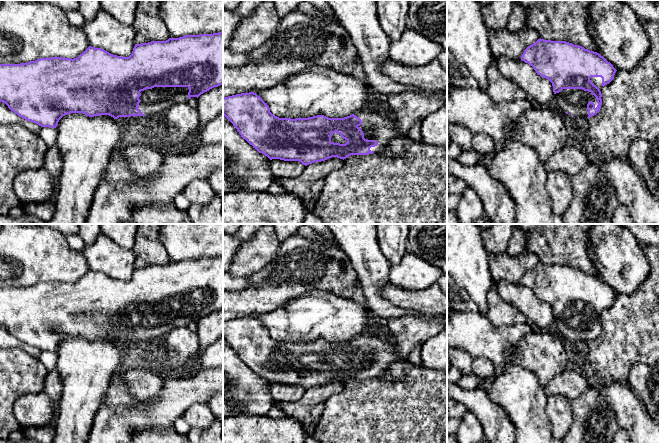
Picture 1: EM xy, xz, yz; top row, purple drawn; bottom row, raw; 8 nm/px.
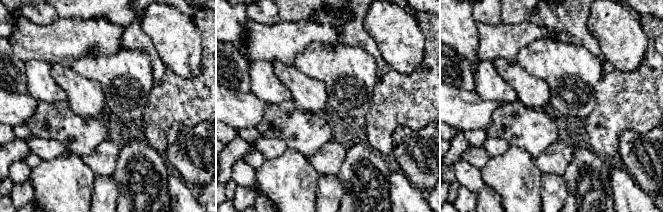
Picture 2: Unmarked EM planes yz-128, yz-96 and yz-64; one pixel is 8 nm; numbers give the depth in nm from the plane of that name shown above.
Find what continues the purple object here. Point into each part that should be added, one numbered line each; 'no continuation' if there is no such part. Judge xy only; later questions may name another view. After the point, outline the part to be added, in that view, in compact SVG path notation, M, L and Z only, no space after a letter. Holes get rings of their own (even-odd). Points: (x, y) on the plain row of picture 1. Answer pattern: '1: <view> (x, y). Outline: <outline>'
1: xy (158, 323). Outline: M154 311L141 315L138 333L144 339L167 336L179 327L187 327L188 311Z

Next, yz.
1: yz (574, 325). Outline: M563 313L554 319L554 327L559 329L560 334L574 340L588 341L589 325L595 328L595 332L597 331L596 321L582 313Z

